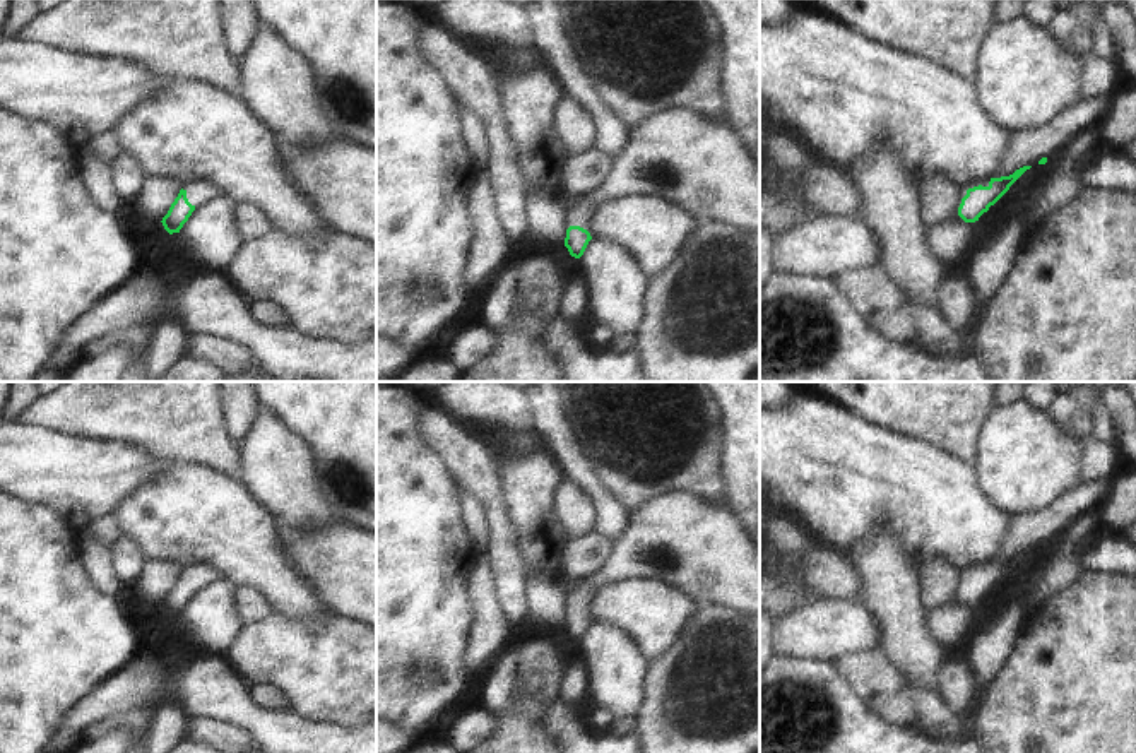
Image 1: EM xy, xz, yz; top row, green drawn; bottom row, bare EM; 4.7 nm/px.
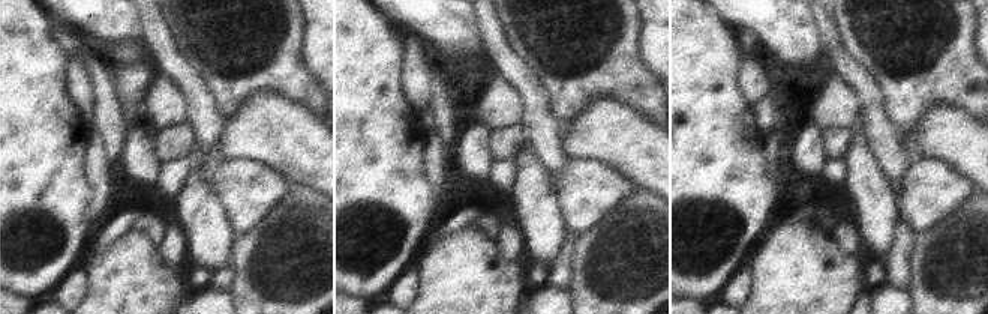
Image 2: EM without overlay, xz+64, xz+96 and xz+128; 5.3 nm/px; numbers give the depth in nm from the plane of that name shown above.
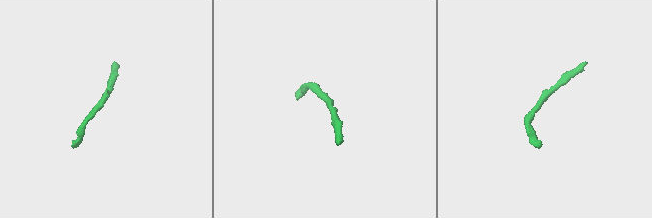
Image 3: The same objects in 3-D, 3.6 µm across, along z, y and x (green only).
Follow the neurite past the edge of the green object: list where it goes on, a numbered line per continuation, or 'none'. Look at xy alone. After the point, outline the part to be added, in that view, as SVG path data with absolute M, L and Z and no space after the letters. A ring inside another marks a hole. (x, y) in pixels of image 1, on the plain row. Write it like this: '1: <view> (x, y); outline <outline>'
1: xy (201, 575); outline M197 565L186 573L186 582L192 589L202 589L222 578L224 577L212 565Z

